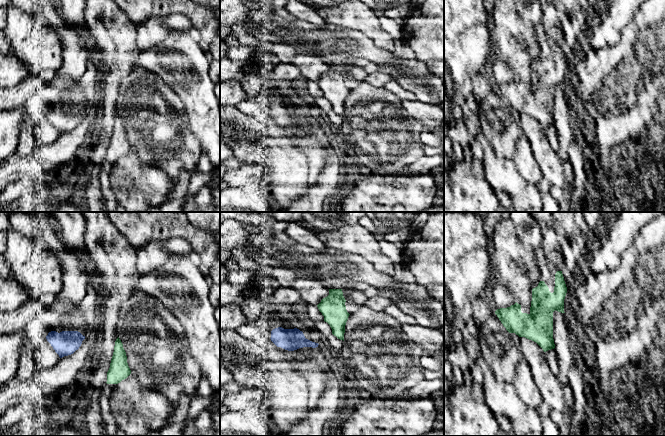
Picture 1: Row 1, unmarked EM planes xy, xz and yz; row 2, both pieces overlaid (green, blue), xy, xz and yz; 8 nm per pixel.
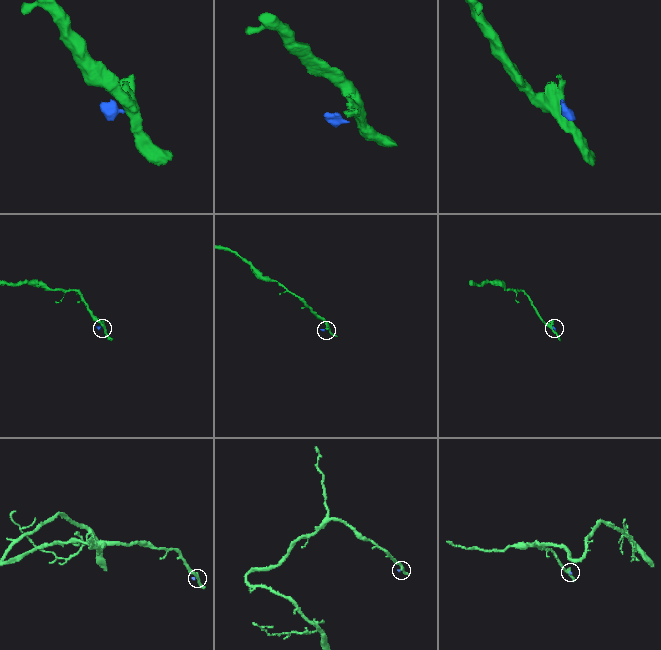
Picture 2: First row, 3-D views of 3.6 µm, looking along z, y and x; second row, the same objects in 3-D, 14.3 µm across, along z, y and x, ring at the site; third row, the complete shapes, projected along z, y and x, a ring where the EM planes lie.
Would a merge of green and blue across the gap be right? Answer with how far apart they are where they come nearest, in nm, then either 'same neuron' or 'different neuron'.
140 nm | different neuron

